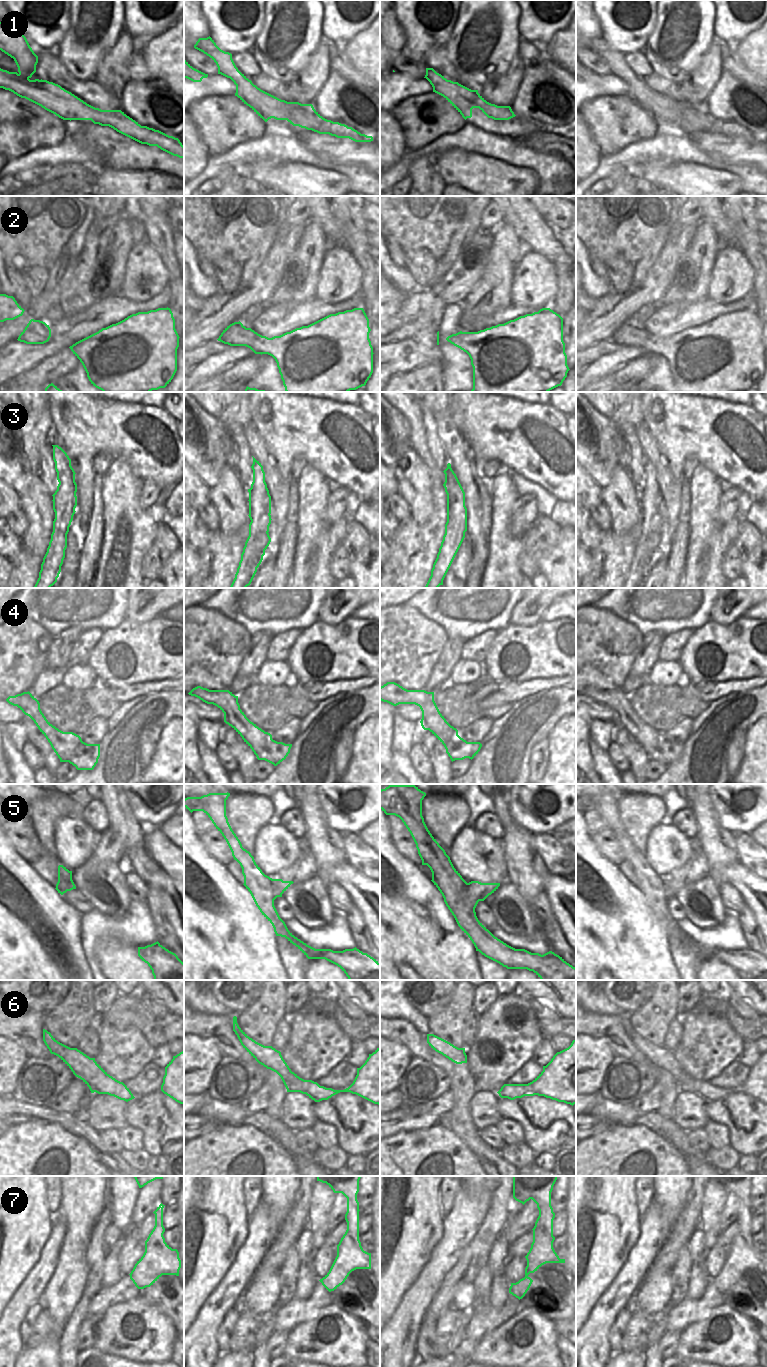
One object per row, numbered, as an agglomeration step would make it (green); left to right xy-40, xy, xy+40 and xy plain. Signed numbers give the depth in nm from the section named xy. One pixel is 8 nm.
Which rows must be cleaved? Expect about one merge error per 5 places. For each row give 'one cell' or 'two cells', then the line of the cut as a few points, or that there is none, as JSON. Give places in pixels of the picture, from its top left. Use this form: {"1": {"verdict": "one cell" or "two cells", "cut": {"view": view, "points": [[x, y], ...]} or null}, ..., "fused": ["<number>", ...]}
{"1": {"verdict": "two cells", "cut": {"view": "xy-40", "points": [[19, 73], [28, 79]]}}, "2": {"verdict": "one cell", "cut": null}, "3": {"verdict": "two cells", "cut": {"view": "xy", "points": [[264, 506], [259, 517], [268, 531]]}}, "4": {"verdict": "one cell", "cut": null}, "5": {"verdict": "two cells", "cut": {"view": "xy+40", "points": [[438, 844], [434, 848], [433, 857], [425, 864]]}}, "6": {"verdict": "one cell", "cut": null}, "7": {"verdict": "two cells", "cut": {"view": "xy+40", "points": [[527, 1275], [523, 1280], [518, 1281]]}}, "fused": ["1", "3", "5", "7"]}

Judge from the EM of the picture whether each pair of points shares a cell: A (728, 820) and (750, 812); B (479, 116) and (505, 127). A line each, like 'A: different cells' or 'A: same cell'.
A: same cell
B: same cell

